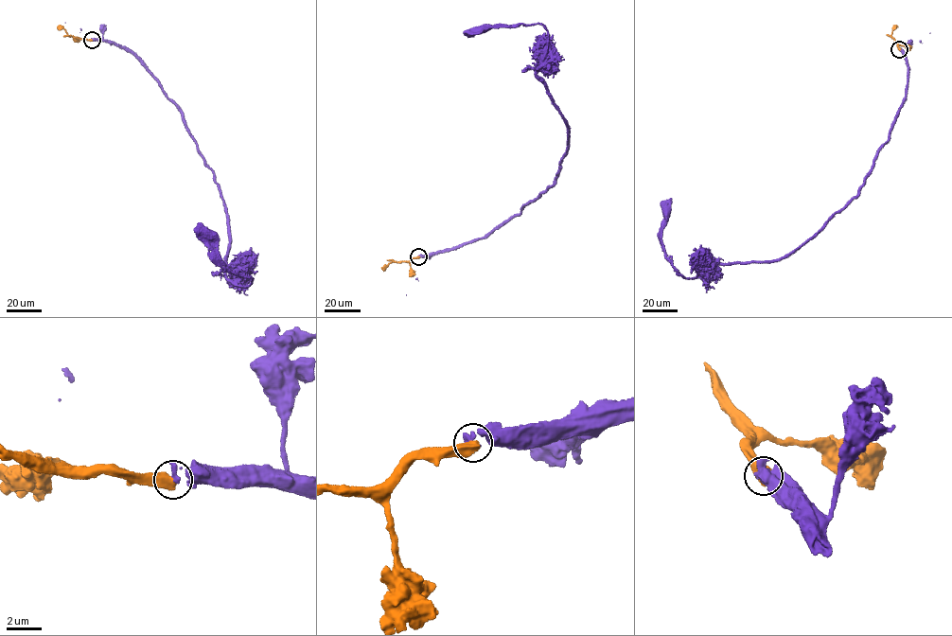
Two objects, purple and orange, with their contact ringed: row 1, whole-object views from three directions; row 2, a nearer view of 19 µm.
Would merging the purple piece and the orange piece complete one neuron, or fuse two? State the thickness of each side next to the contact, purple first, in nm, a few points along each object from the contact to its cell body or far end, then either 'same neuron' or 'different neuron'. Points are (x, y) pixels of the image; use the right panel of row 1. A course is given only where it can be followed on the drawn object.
calibres 320 and 650 nm; course purple (899, 49), (907, 82), (888, 140), (857, 195), (793, 251), (714, 263), (684, 278), (664, 255), (665, 212); course orange (899, 49), (891, 36), (897, 26); different neuron

